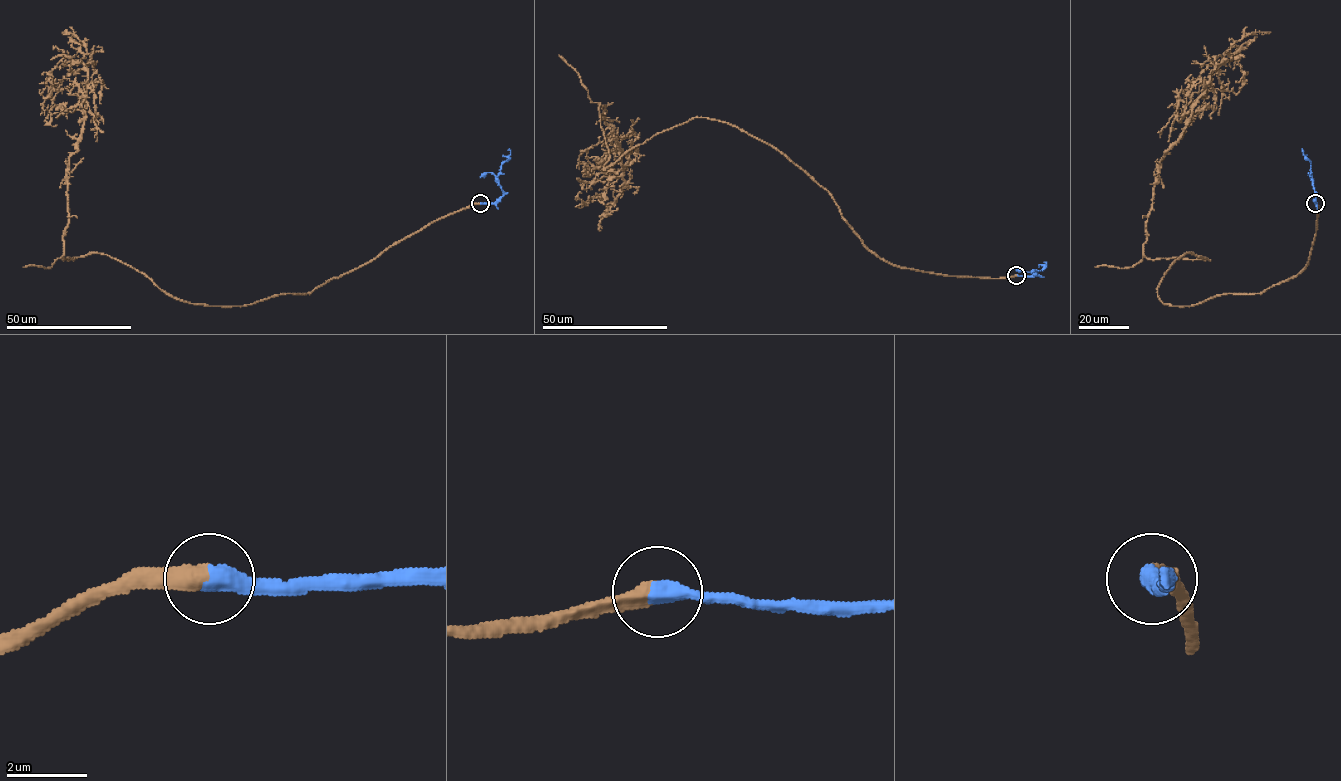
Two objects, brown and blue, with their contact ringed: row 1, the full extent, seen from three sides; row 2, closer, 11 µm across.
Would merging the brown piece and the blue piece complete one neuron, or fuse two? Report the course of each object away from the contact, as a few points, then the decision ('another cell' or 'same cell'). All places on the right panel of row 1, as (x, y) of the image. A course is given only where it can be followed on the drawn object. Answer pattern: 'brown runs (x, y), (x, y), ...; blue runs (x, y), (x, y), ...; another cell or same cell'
brown runs (1315, 203), (1293, 277), (1160, 300), (1177, 259), (1209, 259), (1144, 254), (1158, 165), (1236, 57), (1232, 87); blue runs (1315, 203), (1310, 161), (1302, 150); same cell

